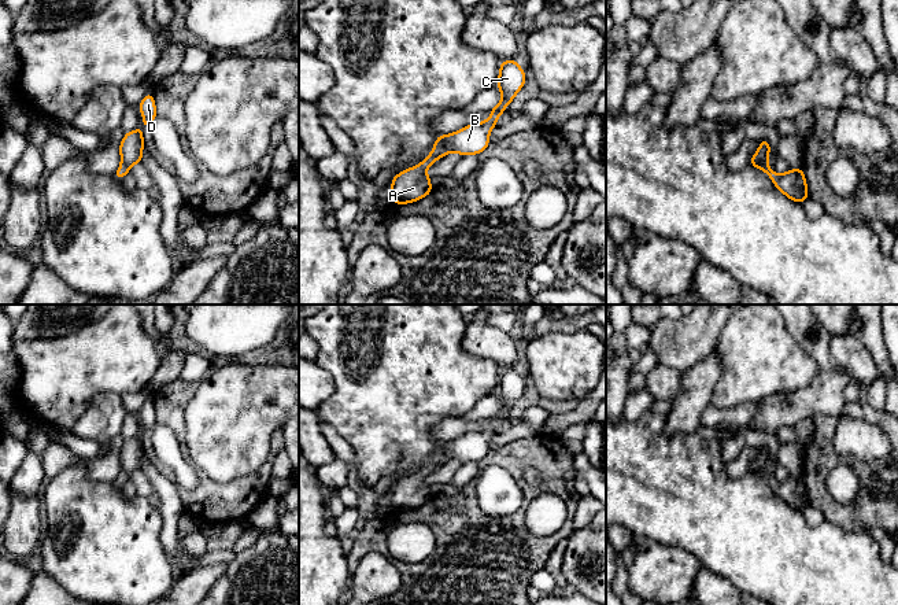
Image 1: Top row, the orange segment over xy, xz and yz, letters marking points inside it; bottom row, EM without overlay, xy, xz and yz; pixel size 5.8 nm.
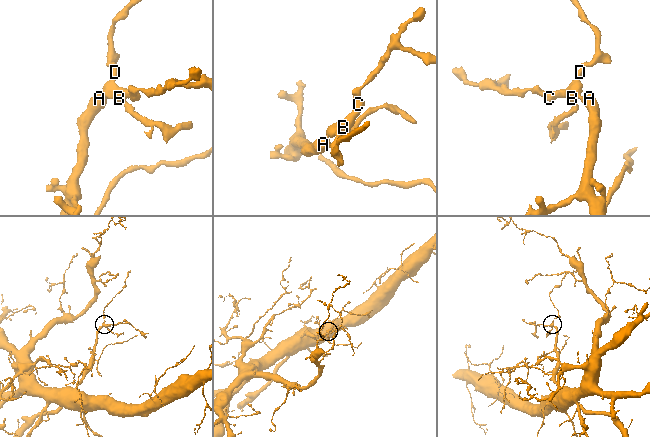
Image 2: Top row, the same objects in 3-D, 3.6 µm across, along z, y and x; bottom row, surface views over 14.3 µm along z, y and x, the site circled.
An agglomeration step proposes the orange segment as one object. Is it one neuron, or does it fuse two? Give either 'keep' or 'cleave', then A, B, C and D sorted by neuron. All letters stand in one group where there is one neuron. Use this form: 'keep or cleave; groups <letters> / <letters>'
keep; groups A B C D

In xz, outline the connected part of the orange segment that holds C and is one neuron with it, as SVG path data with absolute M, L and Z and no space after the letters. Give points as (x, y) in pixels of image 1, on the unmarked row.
M502 368L496 394L502 405L496 414L489 417L491 425L478 431L468 432L450 442L439 442L430 461L414 475L398 480L391 488L391 509L393 512L414 510L433 499L430 484L426 476L450 460L462 464L478 462L489 453L489 440L496 434L496 428L506 418L515 402L522 396L526 381L514 368Z

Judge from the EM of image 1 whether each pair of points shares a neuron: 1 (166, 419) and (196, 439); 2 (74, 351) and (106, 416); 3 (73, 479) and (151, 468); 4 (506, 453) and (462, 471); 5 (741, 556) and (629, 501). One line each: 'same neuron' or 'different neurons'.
1: different neurons
2: different neurons
3: different neurons
4: different neurons
5: same neuron

